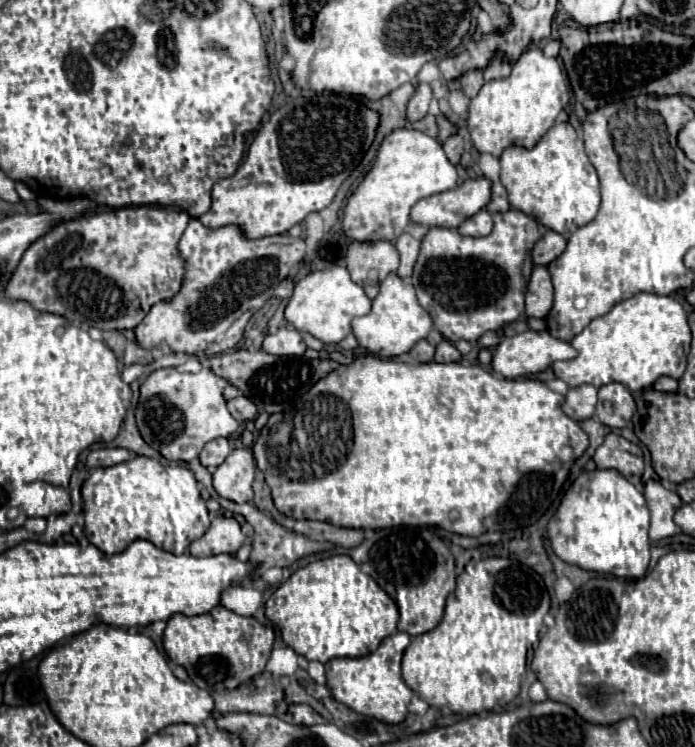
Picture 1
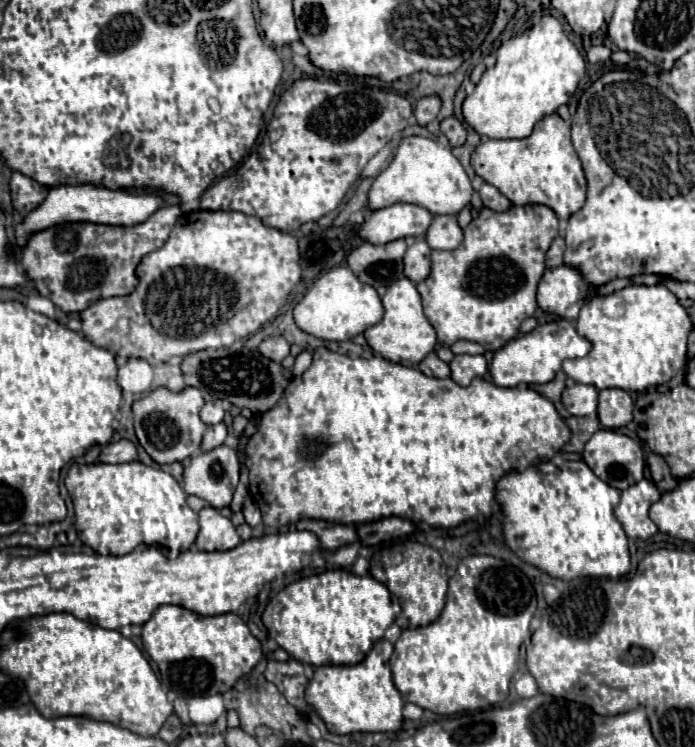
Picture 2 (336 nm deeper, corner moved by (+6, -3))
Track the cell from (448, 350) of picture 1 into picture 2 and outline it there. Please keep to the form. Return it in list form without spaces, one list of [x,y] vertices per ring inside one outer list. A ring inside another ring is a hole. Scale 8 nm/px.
[[[460,354],[454,356],[450,362],[450,378],[460,384],[460,386],[468,386],[472,378],[476,376],[484,376],[488,366],[484,356],[470,356],[470,354]]]

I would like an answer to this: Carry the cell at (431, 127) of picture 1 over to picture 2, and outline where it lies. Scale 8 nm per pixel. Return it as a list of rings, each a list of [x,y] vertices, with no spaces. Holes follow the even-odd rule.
[[[426,96],[422,100],[418,100],[416,108],[414,108],[414,120],[420,126],[426,126],[428,122],[432,122],[436,118],[440,110],[440,100],[436,100],[436,96]]]

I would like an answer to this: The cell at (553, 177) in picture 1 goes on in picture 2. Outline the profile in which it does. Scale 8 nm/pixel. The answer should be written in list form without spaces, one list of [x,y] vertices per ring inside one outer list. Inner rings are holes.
[[[550,114],[536,124],[534,132],[528,138],[486,140],[486,142],[478,144],[478,148],[472,154],[472,168],[480,178],[484,178],[494,188],[498,188],[500,194],[506,196],[514,206],[544,204],[544,206],[552,208],[560,220],[568,220],[574,212],[578,212],[584,206],[584,200],[586,200],[586,178],[582,172],[580,160],[576,156],[570,132],[570,125],[567,122],[562,120],[558,114]]]

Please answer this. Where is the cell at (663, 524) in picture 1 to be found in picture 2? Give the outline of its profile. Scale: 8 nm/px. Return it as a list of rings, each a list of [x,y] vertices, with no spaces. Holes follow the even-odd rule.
[[[640,480],[640,484],[634,484],[622,492],[620,504],[616,508],[616,518],[620,524],[624,524],[628,538],[648,540],[658,532],[658,526],[650,520],[648,510],[654,502],[660,500],[660,496],[660,490],[648,480]]]

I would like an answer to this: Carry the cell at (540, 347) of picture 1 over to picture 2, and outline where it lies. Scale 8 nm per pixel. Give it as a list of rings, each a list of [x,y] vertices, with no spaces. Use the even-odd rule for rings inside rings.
[[[556,320],[552,324],[544,324],[534,328],[532,332],[518,336],[510,340],[504,348],[494,352],[490,374],[496,386],[514,388],[518,384],[544,384],[554,378],[554,374],[560,370],[562,362],[568,358],[584,358],[590,352],[588,340],[578,336],[576,328],[568,320]]]

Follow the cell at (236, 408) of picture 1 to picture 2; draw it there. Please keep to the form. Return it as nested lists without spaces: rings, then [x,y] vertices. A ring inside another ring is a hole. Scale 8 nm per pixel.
[[[206,402],[204,408],[200,410],[200,418],[206,422],[206,424],[218,424],[222,422],[224,418],[224,408],[218,404],[218,402]]]

